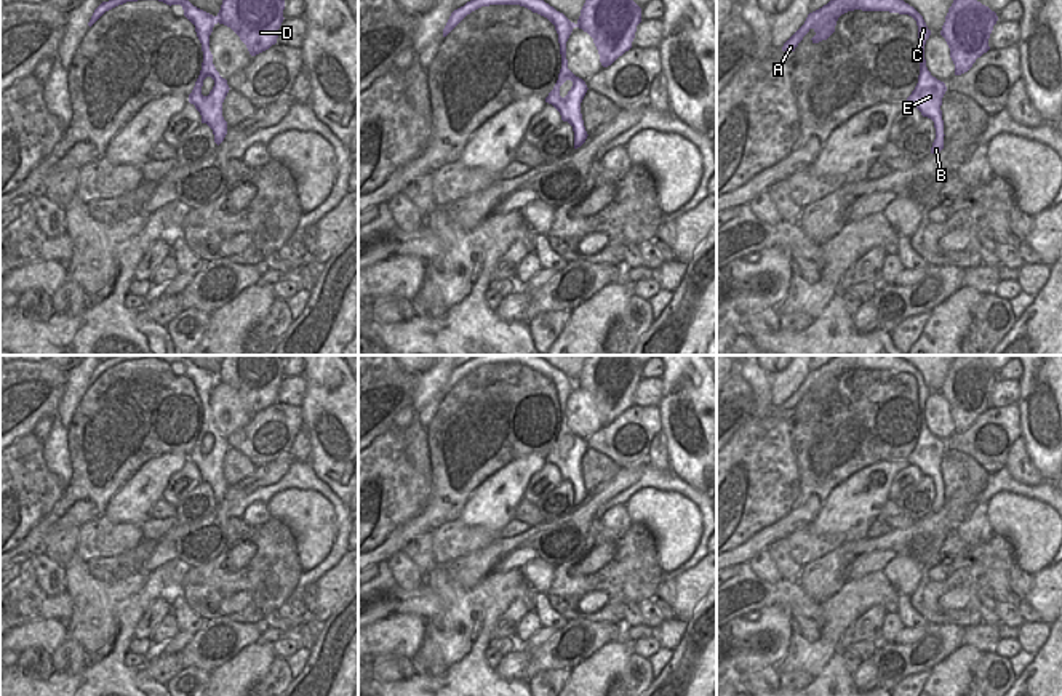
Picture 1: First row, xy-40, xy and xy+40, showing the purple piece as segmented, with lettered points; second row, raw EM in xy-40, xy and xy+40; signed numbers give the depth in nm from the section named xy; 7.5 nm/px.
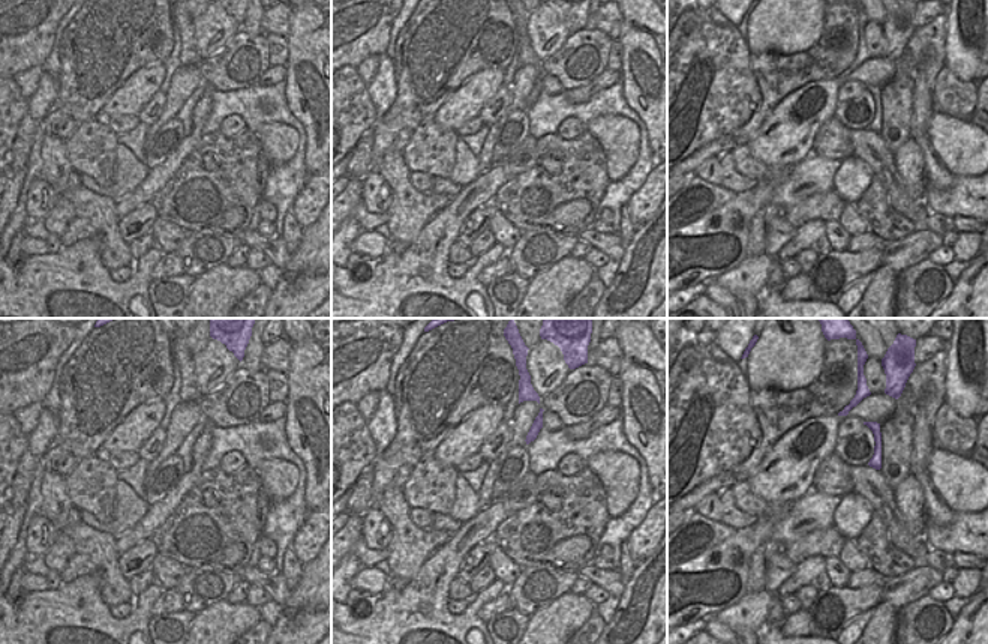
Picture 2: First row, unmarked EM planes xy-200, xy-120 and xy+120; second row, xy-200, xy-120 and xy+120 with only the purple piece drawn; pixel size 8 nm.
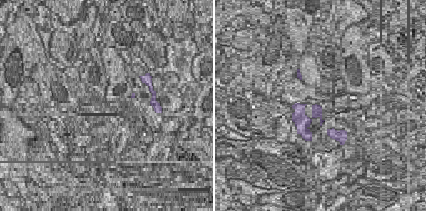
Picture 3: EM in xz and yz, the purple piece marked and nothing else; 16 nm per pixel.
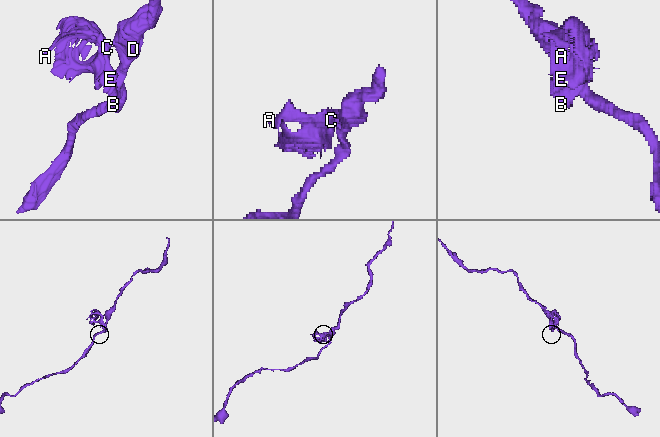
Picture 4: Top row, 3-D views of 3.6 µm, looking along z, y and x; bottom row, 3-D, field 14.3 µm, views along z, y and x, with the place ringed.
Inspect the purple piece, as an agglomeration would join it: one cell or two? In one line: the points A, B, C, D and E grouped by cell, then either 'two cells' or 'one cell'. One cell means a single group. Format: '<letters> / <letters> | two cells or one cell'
A C E / B D | two cells

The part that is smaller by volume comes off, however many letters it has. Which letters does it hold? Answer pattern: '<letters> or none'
A, C, E

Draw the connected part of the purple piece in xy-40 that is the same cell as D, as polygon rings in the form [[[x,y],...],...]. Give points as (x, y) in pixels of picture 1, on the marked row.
[[[222,0],[216,19],[230,27],[256,56],[277,43],[283,10],[285,0]]]

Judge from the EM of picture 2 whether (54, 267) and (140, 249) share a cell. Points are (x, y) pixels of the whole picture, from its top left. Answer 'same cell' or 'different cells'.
different cells

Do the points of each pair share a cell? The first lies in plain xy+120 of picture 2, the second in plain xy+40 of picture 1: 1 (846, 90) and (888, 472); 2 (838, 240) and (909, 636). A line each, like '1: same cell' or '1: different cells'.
1: different cells
2: different cells

